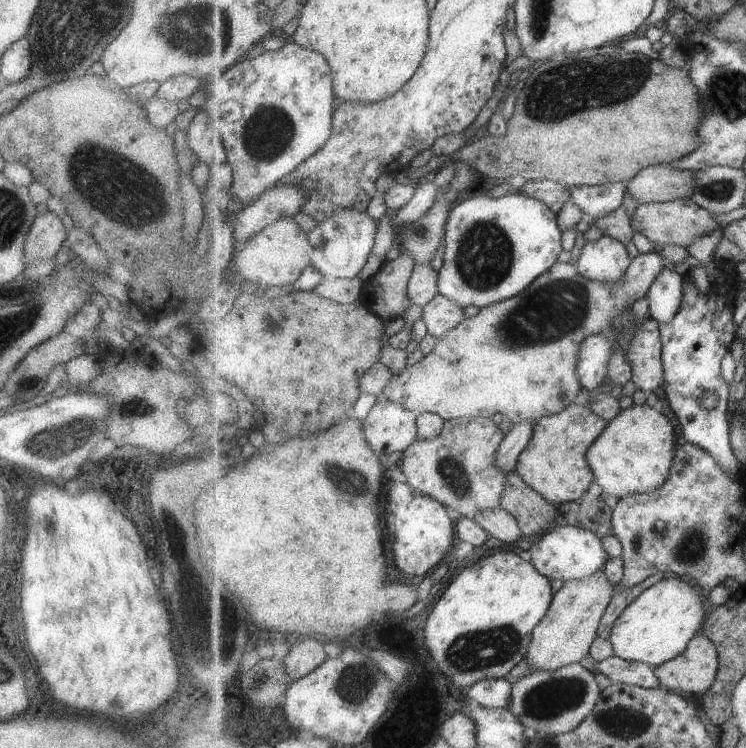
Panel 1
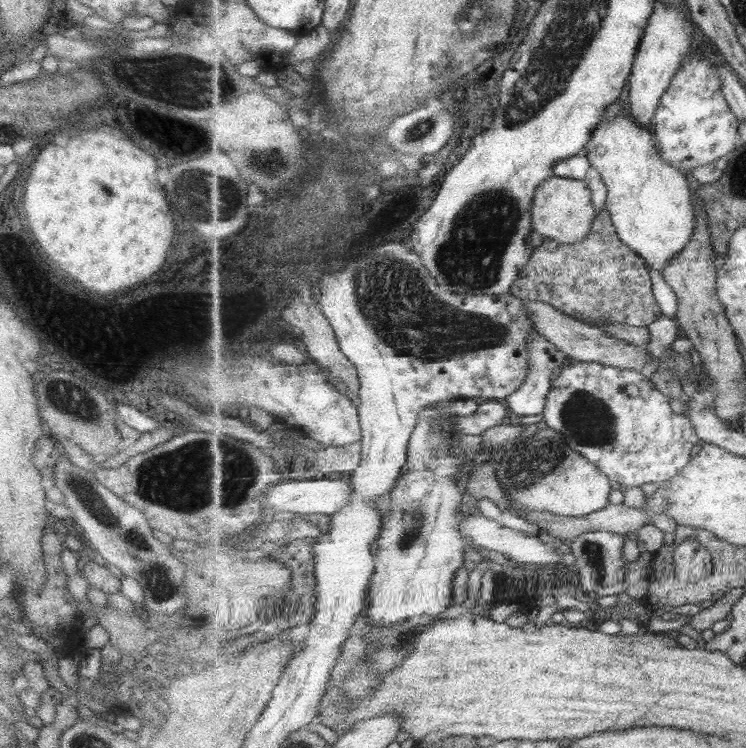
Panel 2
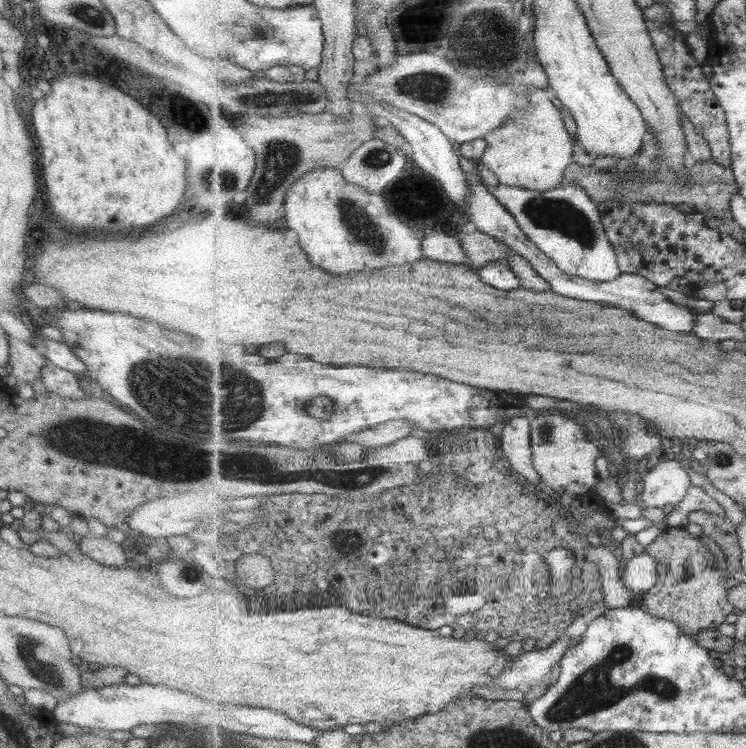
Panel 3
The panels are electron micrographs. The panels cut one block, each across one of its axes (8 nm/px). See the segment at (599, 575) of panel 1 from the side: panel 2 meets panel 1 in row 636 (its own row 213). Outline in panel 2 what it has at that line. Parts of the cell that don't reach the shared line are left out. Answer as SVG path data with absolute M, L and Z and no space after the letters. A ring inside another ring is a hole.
M553 175L538 186L532 208L532 224L534 230L544 239L555 240L561 244L577 244L586 240L594 226L597 212L591 200L588 181L584 179L563 178Z

